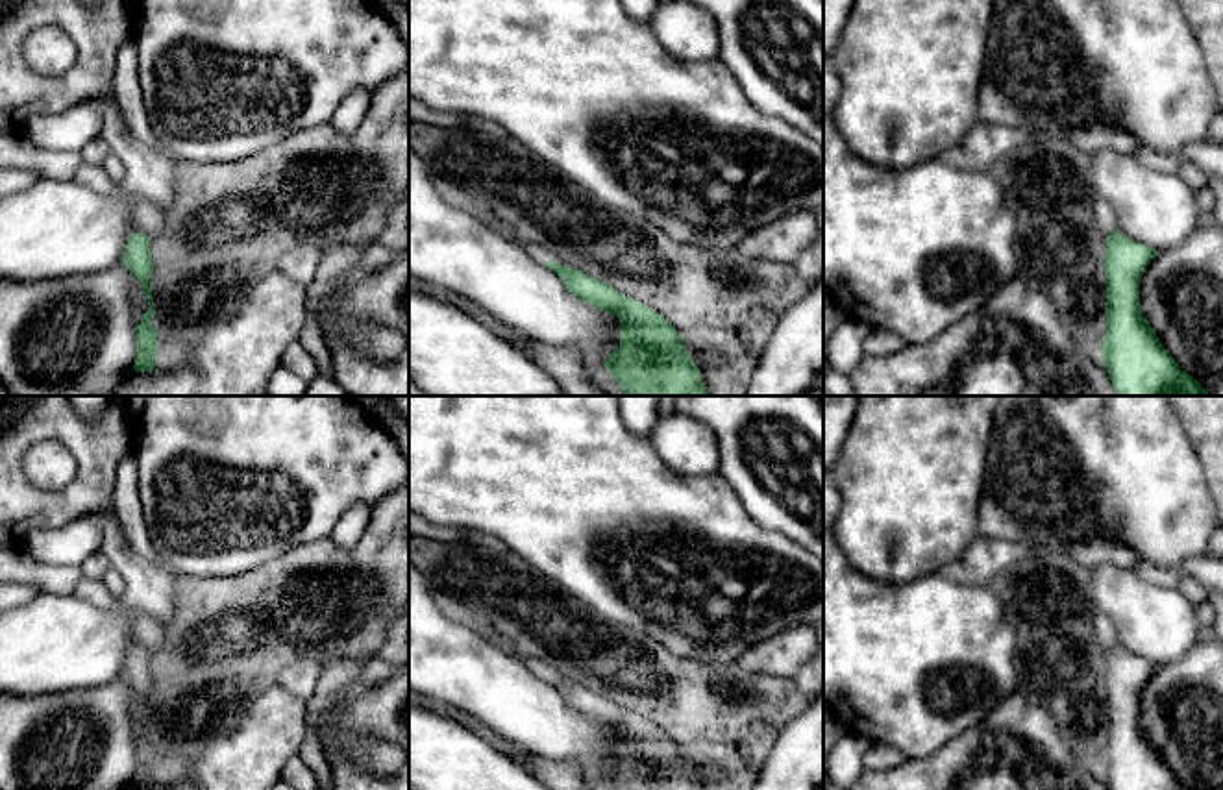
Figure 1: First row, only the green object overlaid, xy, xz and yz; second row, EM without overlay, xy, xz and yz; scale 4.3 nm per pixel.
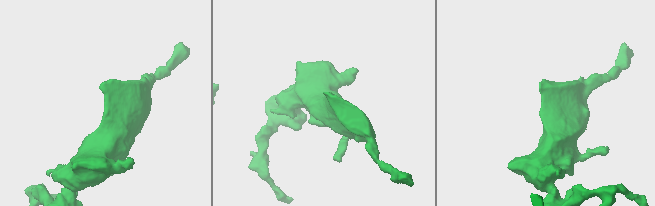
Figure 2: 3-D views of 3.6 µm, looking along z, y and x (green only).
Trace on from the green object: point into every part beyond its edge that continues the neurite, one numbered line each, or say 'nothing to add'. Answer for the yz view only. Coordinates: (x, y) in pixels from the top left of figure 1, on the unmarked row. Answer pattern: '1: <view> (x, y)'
1: yz (1105, 633)

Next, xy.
1: xy (147, 633)

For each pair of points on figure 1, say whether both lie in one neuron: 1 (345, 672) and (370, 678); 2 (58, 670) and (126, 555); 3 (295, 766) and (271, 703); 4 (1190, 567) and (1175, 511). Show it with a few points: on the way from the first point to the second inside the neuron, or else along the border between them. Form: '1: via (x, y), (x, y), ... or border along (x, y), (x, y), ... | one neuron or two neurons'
1: border along (370, 657), (358, 681), (363, 689) | two neurons
2: via (87, 646), (132, 602), (132, 585) | one neuron
3: border along (296, 753), (282, 770) | two neurons
4: border along (1203, 555), (1186, 559), (1175, 570) | two neurons

